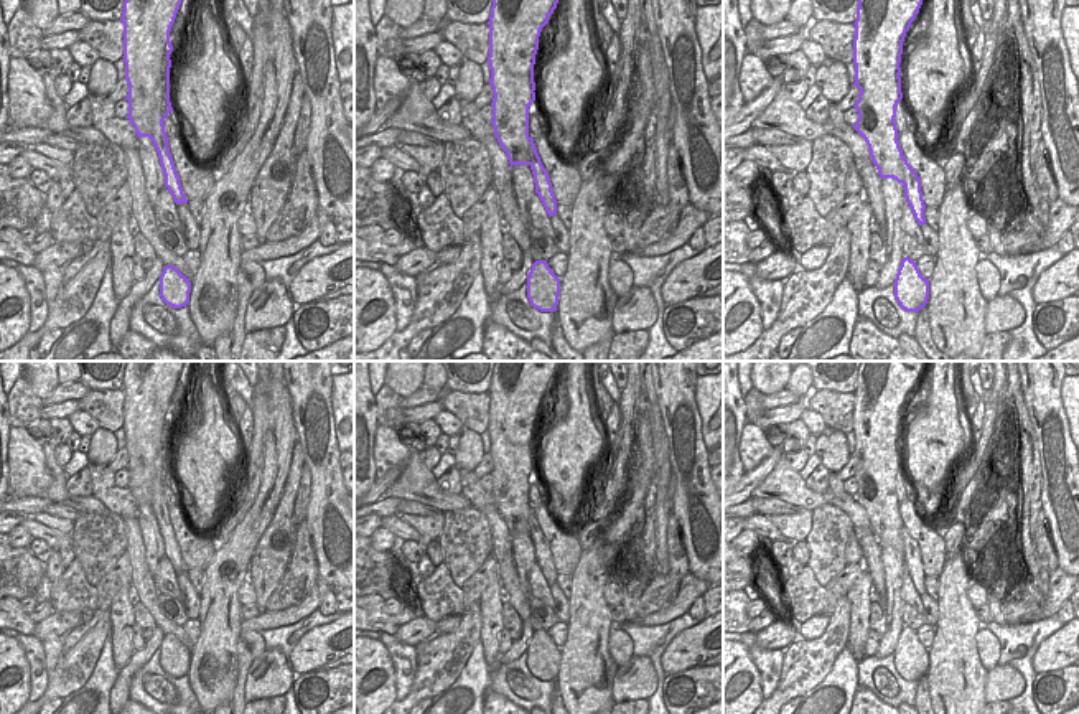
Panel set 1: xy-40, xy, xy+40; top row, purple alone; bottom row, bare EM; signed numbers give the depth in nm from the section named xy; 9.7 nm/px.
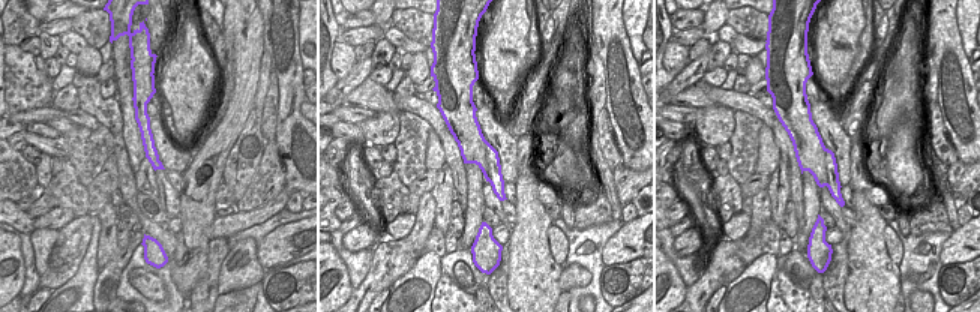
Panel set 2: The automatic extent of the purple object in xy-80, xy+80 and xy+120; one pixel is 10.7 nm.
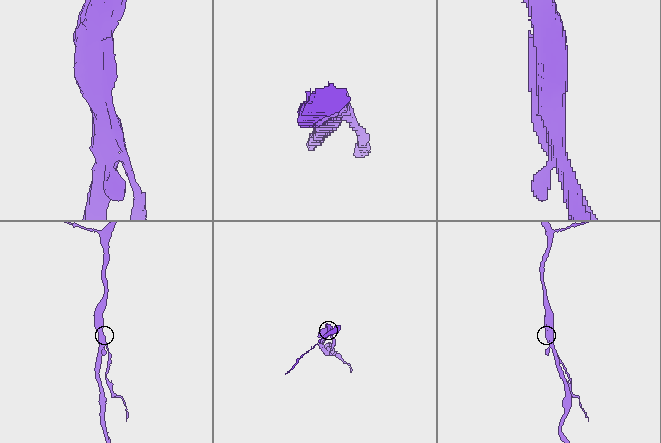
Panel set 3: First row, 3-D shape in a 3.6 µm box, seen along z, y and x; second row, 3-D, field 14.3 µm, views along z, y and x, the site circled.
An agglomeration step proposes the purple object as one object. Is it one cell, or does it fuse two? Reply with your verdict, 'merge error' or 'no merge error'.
merge error

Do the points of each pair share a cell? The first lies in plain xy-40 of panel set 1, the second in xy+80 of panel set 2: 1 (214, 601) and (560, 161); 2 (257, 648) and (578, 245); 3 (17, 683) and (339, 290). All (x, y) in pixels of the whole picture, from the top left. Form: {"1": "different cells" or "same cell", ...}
{"1": "different cells", "2": "different cells", "3": "same cell"}

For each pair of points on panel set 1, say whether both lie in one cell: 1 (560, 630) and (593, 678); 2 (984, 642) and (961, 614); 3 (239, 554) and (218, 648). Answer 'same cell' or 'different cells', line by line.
1: different cells
2: different cells
3: same cell

